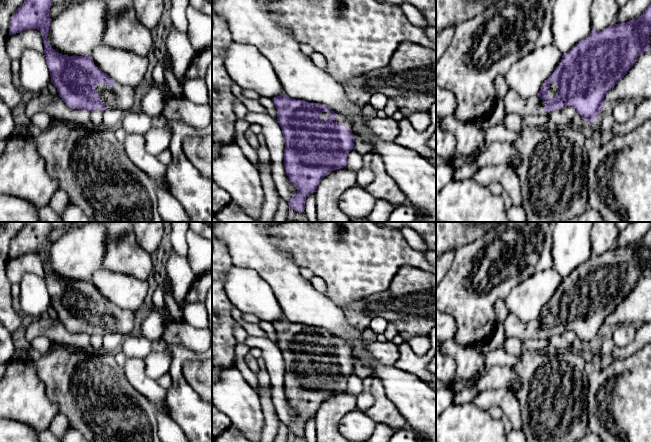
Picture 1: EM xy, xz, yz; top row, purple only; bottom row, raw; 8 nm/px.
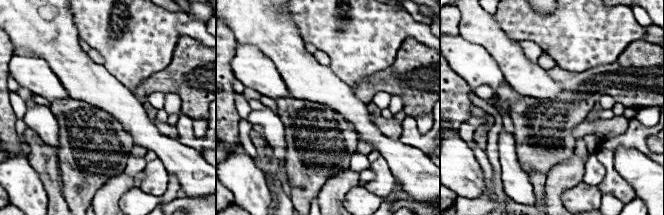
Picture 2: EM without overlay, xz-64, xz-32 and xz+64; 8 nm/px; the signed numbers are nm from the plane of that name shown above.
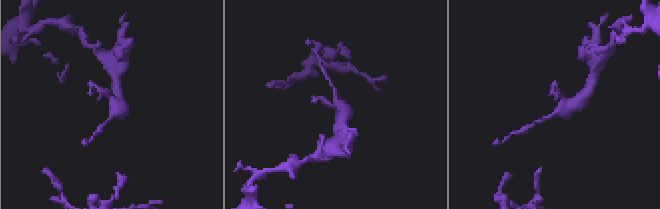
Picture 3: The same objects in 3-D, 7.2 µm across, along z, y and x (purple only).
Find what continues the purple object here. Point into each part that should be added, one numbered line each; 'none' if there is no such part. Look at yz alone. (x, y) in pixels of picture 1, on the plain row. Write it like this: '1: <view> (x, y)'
1: yz (552, 315)

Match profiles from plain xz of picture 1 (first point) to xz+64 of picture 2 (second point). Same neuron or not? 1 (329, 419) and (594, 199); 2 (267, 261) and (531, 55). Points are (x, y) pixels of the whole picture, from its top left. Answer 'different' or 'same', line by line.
1: different
2: different

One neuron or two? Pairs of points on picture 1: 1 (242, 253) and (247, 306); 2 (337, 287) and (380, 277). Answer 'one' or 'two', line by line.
1: two
2: one

